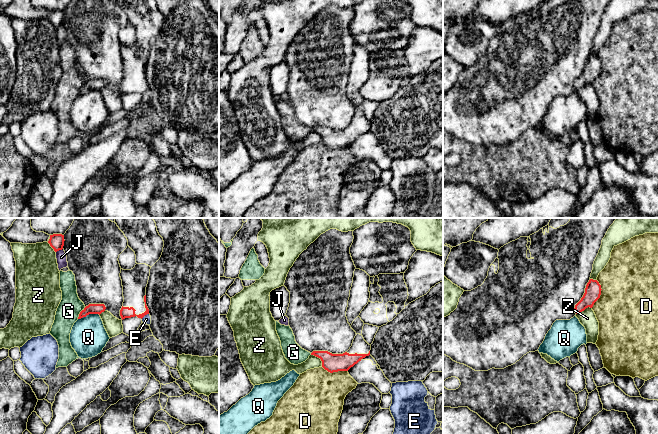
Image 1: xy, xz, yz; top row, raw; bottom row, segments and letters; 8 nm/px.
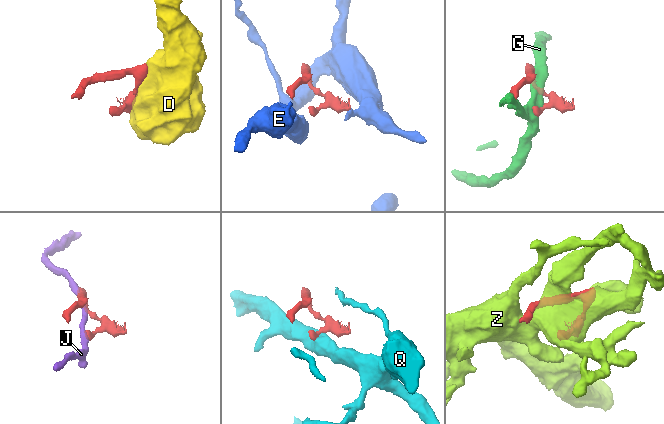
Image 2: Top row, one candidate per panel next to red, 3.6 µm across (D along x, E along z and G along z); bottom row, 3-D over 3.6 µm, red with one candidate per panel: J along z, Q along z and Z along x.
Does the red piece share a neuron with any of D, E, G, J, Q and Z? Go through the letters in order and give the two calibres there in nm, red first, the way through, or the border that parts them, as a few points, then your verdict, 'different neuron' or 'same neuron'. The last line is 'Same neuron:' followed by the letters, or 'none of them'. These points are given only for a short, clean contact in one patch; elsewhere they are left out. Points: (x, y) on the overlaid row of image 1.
D: 130 nm thick on the red side, 480 nm on the other; different neuron
E: 90 nm thick on the red side, 70 nm on the other; border along xy (148, 313), (141, 318); different neuron
G: 80 nm thick on the red side, 180 nm on the other; different neuron
J: 120 nm thick on the red side, 90 nm on the other; different neuron
Q: 80 nm thick on the red side, 300 nm on the other; border along xy (99, 314), (87, 314), (78, 319); different neuron
Z: 140 nm thick on the red side, 100 nm on the other; different neuron
Same neuron: none of them

